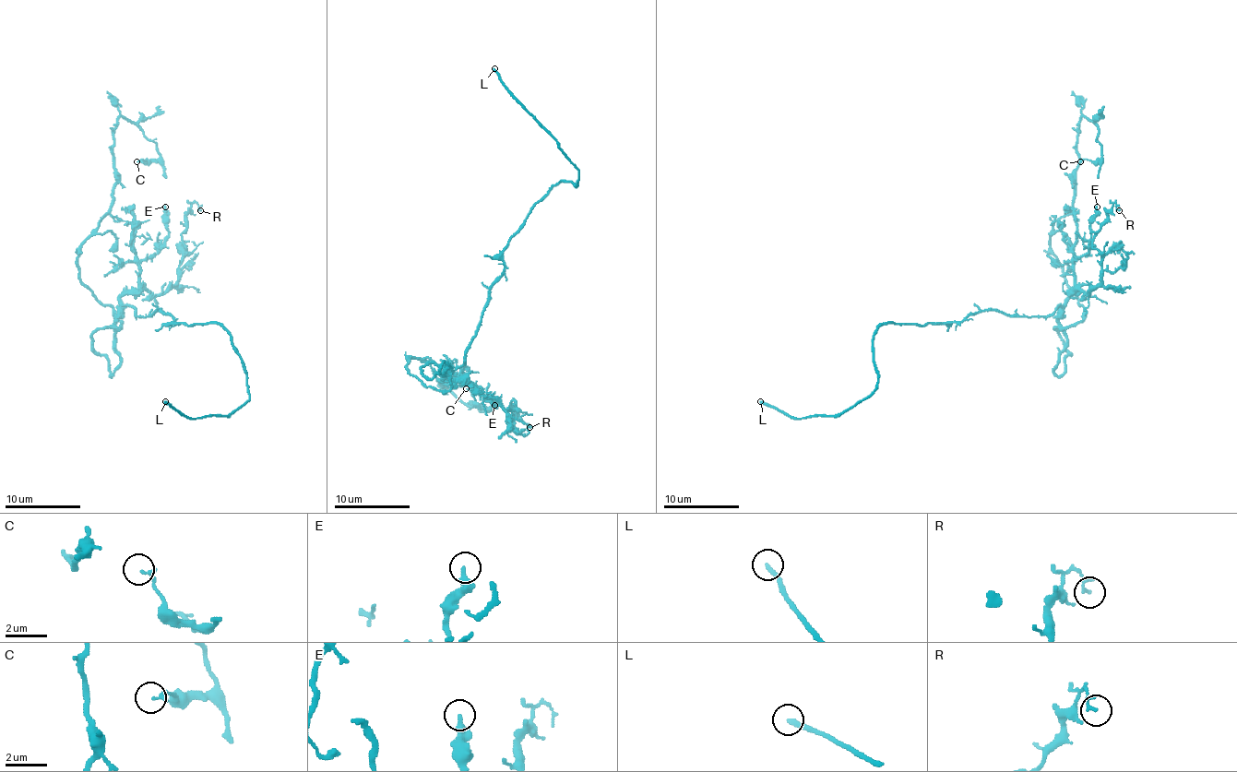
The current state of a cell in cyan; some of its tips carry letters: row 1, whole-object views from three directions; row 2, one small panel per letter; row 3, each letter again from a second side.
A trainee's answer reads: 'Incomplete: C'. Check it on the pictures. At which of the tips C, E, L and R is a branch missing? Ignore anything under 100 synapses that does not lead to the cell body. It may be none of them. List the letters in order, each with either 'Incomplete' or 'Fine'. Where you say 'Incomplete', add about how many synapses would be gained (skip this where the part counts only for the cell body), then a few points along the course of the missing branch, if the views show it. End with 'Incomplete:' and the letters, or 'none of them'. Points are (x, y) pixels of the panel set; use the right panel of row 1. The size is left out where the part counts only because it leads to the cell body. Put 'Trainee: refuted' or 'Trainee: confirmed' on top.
Trainee: refuted
C: Fine
E: Fine
L: Incomplete. Course of what is missing: (760, 401), (723, 383), (698, 383), (700, 379), (704, 383)
R: Fine
Incomplete: L

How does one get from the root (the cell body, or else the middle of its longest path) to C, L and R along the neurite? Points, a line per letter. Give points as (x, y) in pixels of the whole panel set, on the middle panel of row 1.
C: (466, 356), (446, 367), (446, 392), (408, 371), (411, 358), (424, 360), (444, 388), (488, 410), (466, 388)
L: (466, 356), (488, 289), (504, 269), (509, 238), (554, 185), (575, 185), (578, 177), (560, 144), (494, 68)
R: (466, 356), (449, 376), (468, 380), (504, 409), (513, 409), (513, 401), (515, 414), (529, 427)

